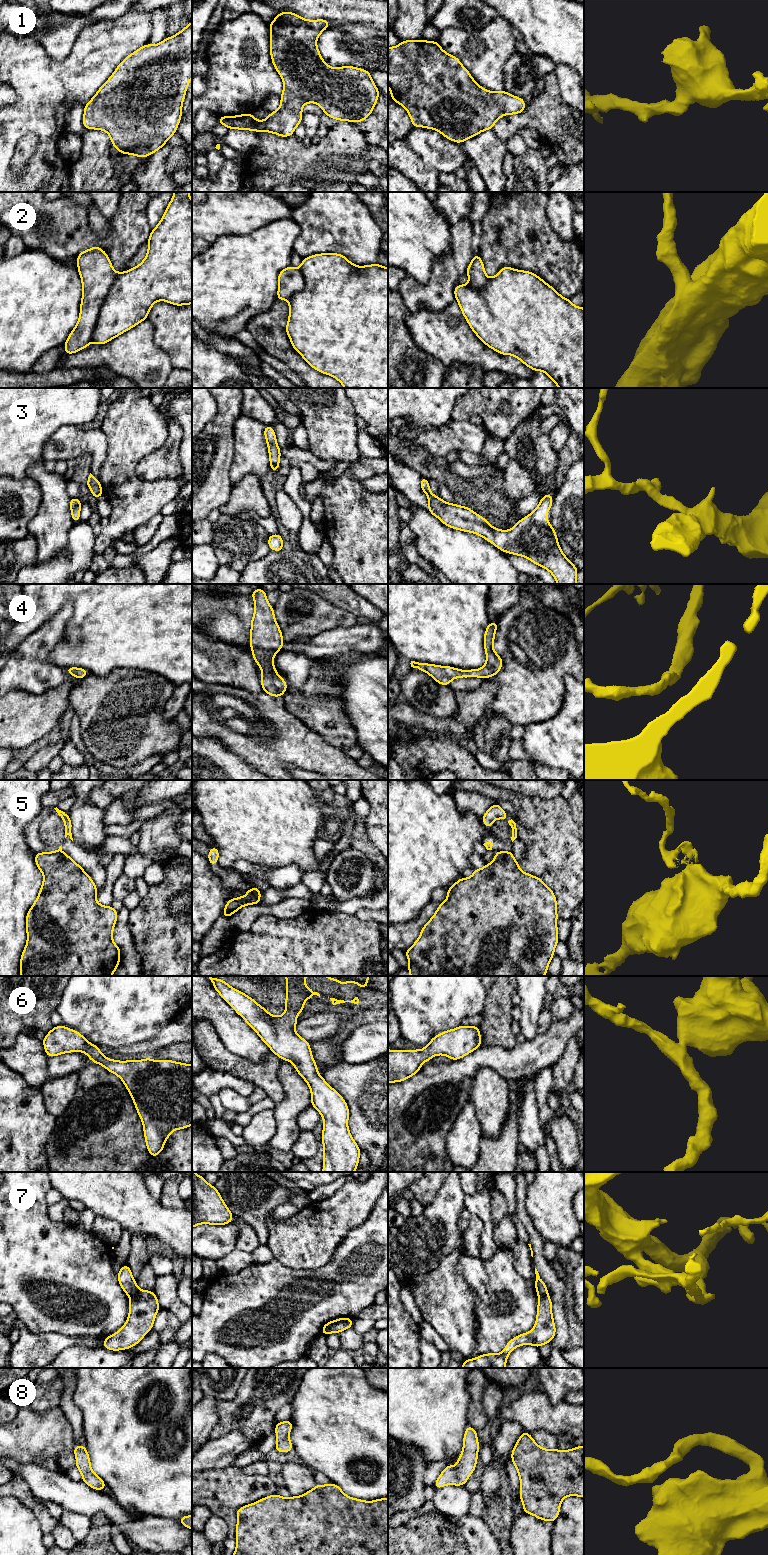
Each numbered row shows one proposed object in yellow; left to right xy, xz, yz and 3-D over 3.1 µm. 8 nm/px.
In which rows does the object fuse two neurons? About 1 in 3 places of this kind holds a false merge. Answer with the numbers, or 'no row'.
2, 5, 7

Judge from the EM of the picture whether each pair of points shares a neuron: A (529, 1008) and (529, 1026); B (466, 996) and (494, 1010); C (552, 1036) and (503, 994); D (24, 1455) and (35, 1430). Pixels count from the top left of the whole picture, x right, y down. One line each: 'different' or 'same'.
A: same
B: different
C: different
D: same

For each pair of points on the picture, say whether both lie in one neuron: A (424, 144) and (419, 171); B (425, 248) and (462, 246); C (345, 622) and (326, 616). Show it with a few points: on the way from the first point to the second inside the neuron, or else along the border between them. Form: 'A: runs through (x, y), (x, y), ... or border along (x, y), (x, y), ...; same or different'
A: border along (406, 142), (427, 166), (439, 173); different
B: border along (451, 226), (450, 249), (438, 255), (433, 264); different
C: runs through (340, 618), (331, 617); same

